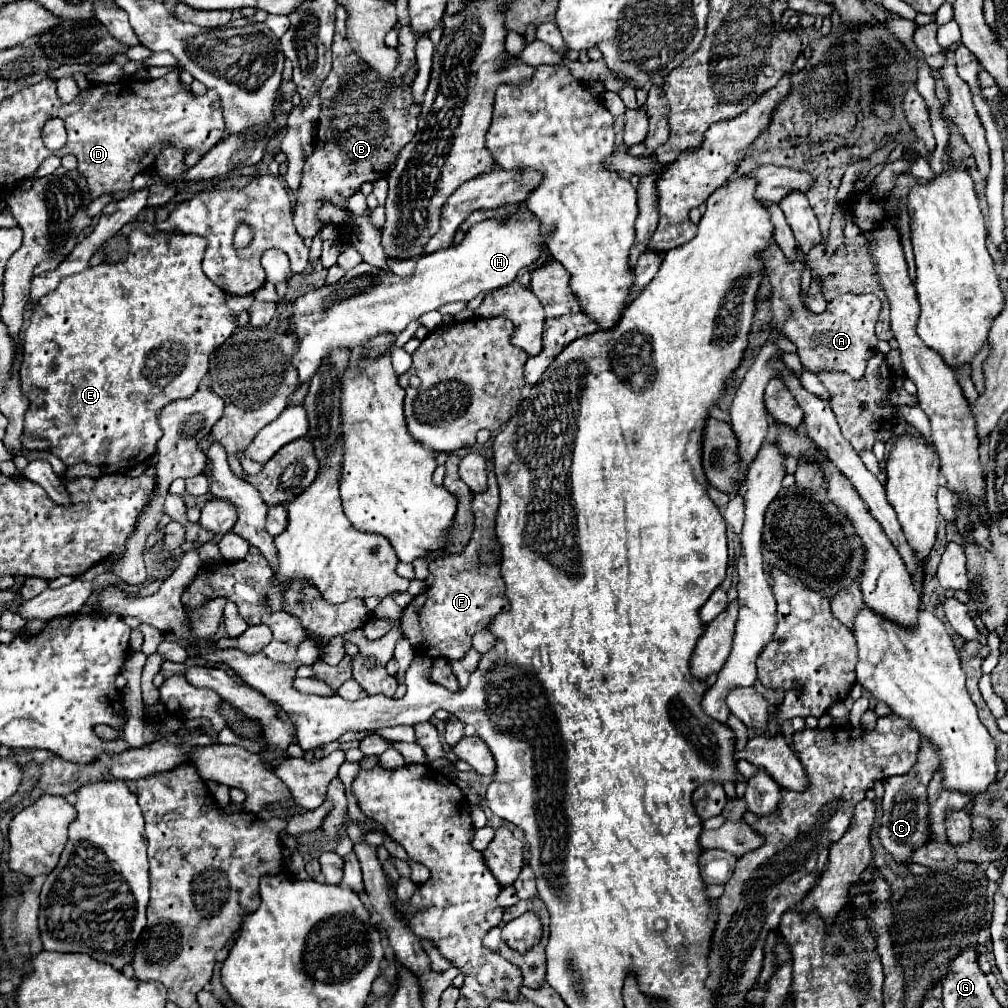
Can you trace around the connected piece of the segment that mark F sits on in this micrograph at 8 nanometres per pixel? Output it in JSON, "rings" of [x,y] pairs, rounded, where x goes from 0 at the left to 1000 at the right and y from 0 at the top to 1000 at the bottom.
{"rings":[[[484,458],[484,486],[472,490],[468,496],[470,506],[470,530],[464,542],[452,552],[438,552],[431,556],[425,565],[431,571],[431,579],[413,591],[399,609],[401,631],[409,637],[411,647],[423,653],[448,653],[458,655],[468,643],[468,631],[498,607],[506,605],[502,593],[502,581],[496,569],[498,544],[492,536],[492,510],[496,494],[488,460]]]}

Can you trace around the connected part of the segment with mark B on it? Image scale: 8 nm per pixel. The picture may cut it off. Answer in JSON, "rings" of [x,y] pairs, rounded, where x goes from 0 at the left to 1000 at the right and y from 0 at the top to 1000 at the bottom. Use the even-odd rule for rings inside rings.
{"rings":[[[335,6],[333,10],[333,34],[329,44],[331,63],[323,81],[317,87],[319,111],[315,119],[315,141],[312,153],[308,153],[300,167],[300,181],[294,190],[292,224],[300,236],[312,236],[319,218],[313,214],[321,200],[343,208],[343,198],[353,192],[359,183],[381,177],[397,149],[413,133],[413,117],[417,105],[409,95],[409,81],[401,87],[401,75],[413,65],[413,34],[407,24],[395,30],[395,56],[397,65],[391,69],[387,79],[377,79],[377,75],[359,62],[343,40],[343,10]],[[389,89],[389,91],[387,91]]]}

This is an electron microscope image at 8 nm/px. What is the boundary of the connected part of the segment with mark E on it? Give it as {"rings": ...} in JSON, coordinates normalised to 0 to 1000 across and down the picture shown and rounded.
{"rings":[[[135,226],[127,234],[127,252],[125,256],[113,260],[111,264],[101,260],[97,264],[87,264],[83,270],[62,276],[58,286],[52,288],[50,292],[42,294],[38,302],[32,306],[32,313],[28,317],[28,323],[24,327],[24,339],[22,339],[22,387],[30,397],[30,405],[26,409],[24,417],[24,427],[46,435],[50,438],[50,448],[56,450],[65,462],[77,460],[77,458],[87,458],[93,462],[103,462],[103,460],[115,460],[121,464],[139,460],[147,456],[155,448],[155,440],[161,435],[161,427],[157,423],[157,411],[159,407],[177,395],[188,395],[198,385],[198,379],[202,377],[206,369],[206,359],[212,347],[230,333],[230,329],[236,325],[236,315],[234,312],[224,304],[222,290],[208,280],[202,270],[200,270],[200,256],[204,250],[204,236],[192,234],[192,232],[179,232],[179,230],[153,230],[145,232],[143,228]]]}

